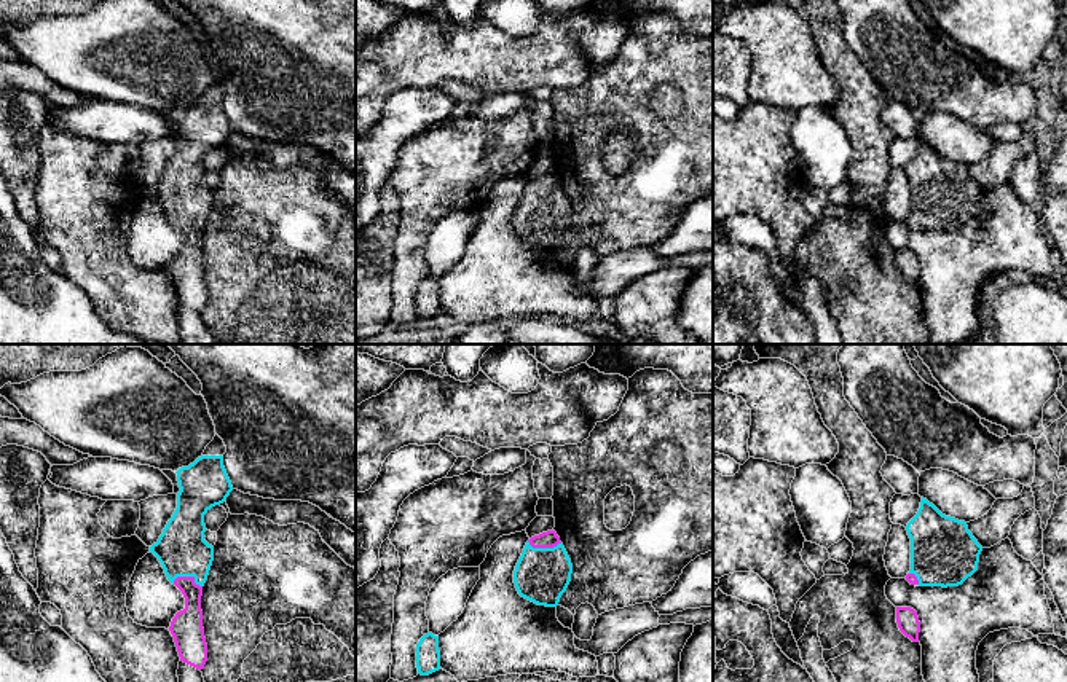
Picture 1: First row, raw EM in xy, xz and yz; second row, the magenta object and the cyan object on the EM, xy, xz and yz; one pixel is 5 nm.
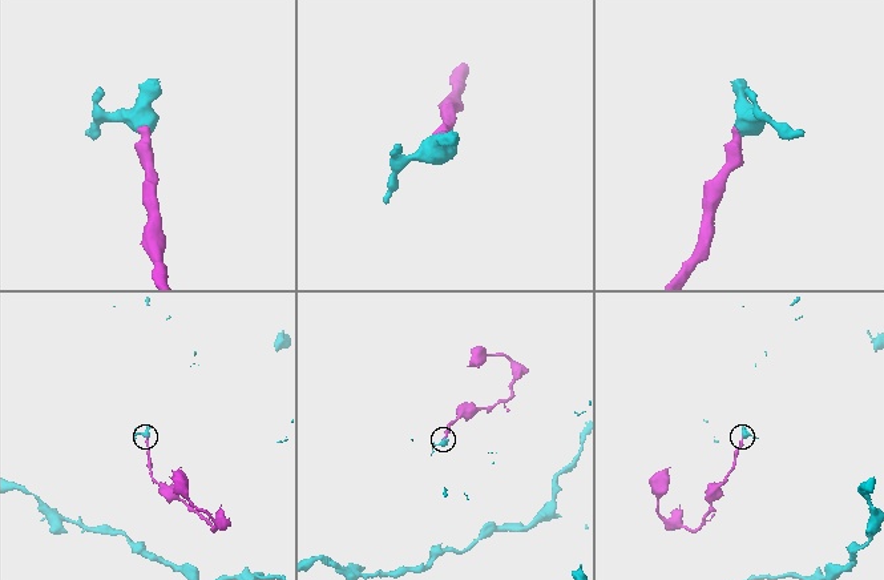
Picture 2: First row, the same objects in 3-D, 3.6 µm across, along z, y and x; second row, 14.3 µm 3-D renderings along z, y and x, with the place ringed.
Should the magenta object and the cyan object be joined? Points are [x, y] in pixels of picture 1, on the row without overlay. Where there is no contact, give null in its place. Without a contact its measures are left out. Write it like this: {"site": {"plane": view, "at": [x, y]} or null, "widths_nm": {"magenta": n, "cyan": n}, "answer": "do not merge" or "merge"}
{"site": {"plane": "xy", "at": [188, 220]}, "widths_nm": {"magenta": 160, "cyan": 260}, "answer": "merge"}

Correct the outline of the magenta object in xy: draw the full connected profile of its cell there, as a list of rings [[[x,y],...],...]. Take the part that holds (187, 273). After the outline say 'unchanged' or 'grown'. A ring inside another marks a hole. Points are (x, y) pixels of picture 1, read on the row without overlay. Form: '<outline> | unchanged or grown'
[[[215,76],[201,100],[175,115],[180,131],[177,151],[150,190],[167,223],[185,241],[185,252],[175,257],[169,269],[180,304],[199,314],[207,304],[201,239],[214,204],[214,190],[204,183],[204,158],[233,134],[223,110],[225,96],[226,89]]] | grown

